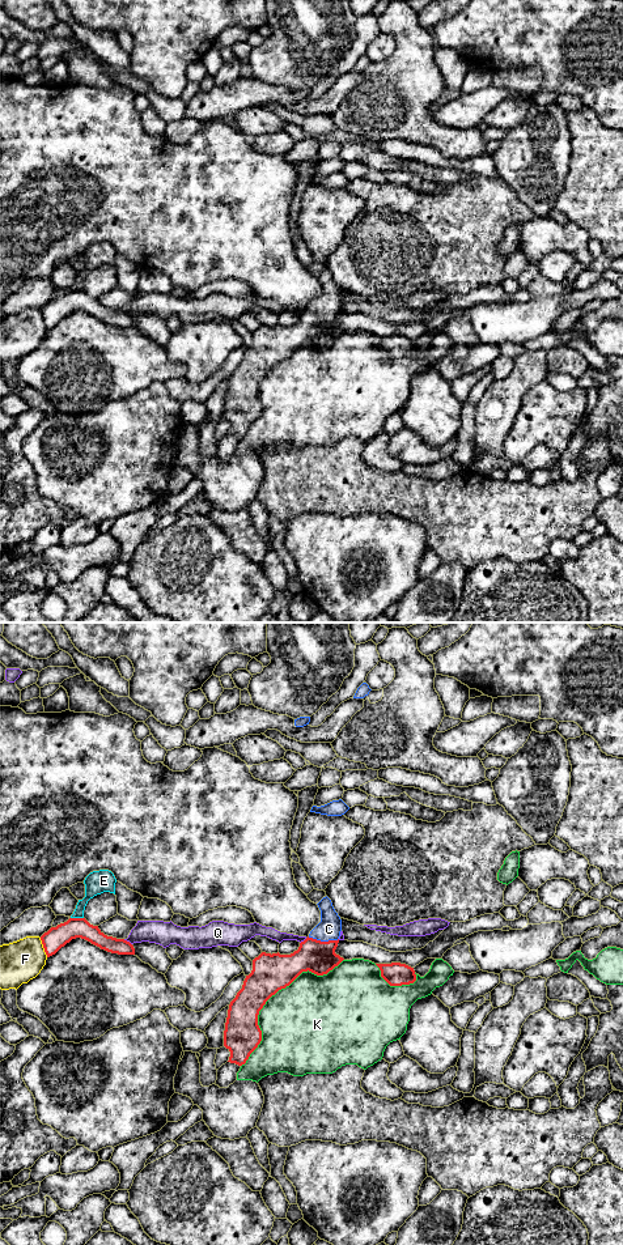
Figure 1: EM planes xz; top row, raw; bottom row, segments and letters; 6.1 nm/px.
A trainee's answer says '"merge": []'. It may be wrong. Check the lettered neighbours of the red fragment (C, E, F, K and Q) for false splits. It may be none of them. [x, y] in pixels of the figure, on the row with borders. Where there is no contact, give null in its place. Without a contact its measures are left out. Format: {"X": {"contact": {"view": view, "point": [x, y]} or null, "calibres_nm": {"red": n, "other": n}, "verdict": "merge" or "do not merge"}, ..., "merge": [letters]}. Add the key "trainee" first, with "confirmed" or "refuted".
{"trainee": "refuted", "C": {"contact": {"view": "xz", "point": [323, 942]}, "calibres_nm": {"red": 200, "other": 140}, "verdict": "merge"}, "E": {"contact": {"view": "xz", "point": [77, 918]}, "calibres_nm": {"red": 140, "other": 140}, "verdict": "do not merge"}, "F": {"contact": {"view": "xz", "point": [43, 947]}, "calibres_nm": {"red": 140, "other": 260}, "verdict": "do not merge"}, "K": {"contact": {"view": "xz", "point": [272, 994]}, "calibres_nm": {"red": 220, "other": 480}, "verdict": "do not merge"}, "Q": {"contact": {"view": "xz", "point": [126, 940]}, "calibres_nm": {"red": 100, "other": 150}, "verdict": "do not merge"}, "merge": ["C"]}

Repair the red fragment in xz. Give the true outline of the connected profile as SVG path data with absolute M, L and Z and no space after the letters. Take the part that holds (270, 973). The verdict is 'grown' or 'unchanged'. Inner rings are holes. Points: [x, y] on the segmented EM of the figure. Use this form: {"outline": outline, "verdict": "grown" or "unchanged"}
{"outline": "M326 896L318 904L321 922L291 955L262 952L253 960L253 970L230 1002L224 1031L229 1061L242 1066L262 1041L258 1015L266 1002L289 986L302 972L327 974L344 959L335 953L342 919Z", "verdict": "grown"}

